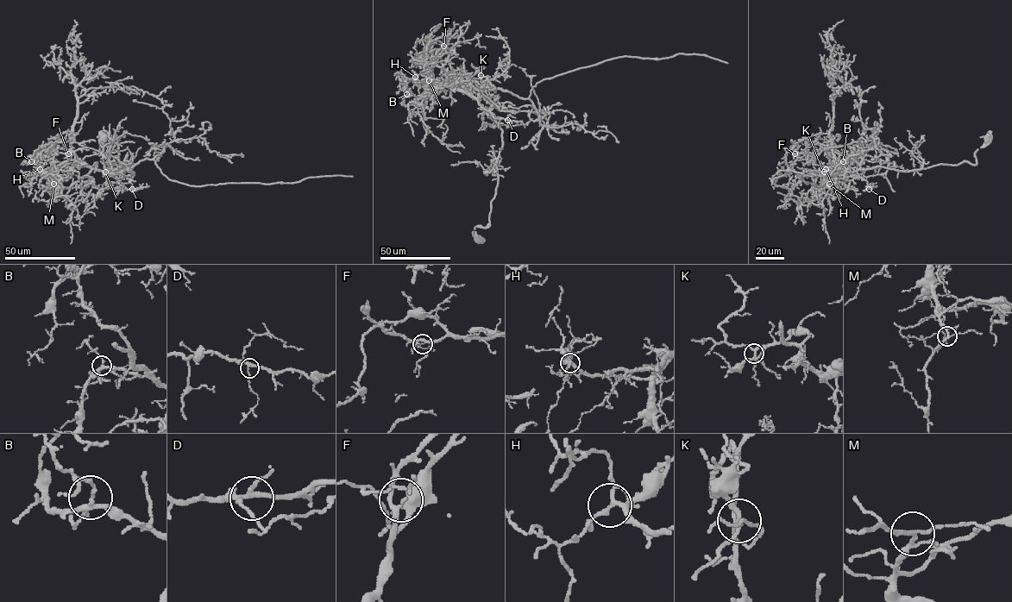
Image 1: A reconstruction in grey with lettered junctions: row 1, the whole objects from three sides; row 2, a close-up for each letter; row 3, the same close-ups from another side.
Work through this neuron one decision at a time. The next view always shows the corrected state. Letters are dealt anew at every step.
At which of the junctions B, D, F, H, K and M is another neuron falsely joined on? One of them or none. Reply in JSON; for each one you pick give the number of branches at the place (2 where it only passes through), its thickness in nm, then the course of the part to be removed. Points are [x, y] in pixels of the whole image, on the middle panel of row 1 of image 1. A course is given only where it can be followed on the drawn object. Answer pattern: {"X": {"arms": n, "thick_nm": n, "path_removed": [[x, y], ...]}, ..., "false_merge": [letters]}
{"F": {"arms": 4, "thick_nm": 140, "path_removed": [[443, 46], [416, 111], [449, 28]]}, "false_merge": ["F"]}

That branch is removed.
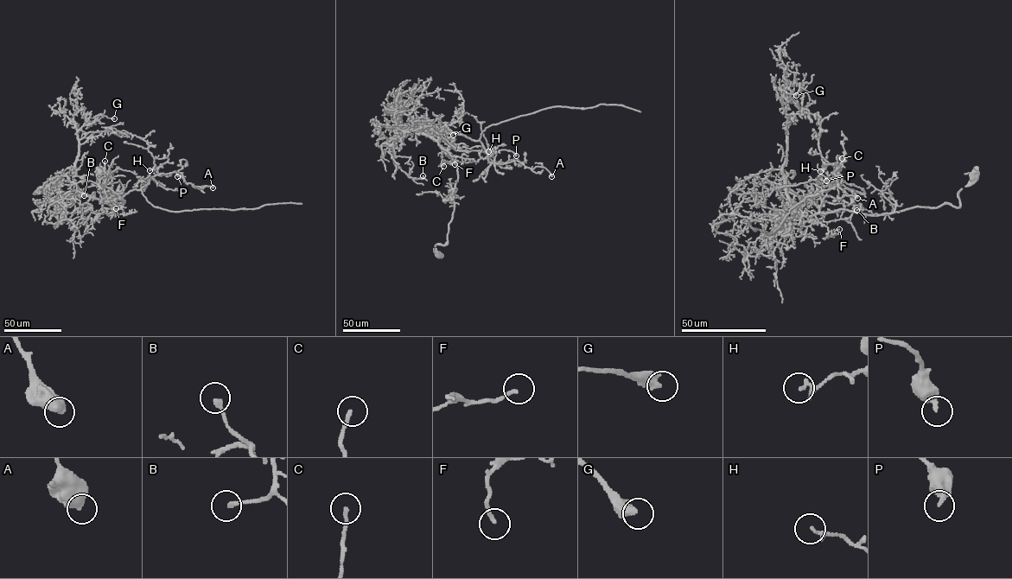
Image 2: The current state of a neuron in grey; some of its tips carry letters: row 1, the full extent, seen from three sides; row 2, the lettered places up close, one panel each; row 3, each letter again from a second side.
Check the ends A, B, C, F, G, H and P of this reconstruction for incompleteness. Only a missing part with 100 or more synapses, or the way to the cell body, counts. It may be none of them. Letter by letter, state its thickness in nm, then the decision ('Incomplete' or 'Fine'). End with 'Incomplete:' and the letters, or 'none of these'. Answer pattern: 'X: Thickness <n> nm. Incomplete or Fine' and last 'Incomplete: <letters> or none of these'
A: Thickness 600 nm. Fine
B: Thickness 190 nm. Fine
C: Thickness 180 nm. Fine
F: Thickness 160 nm. Fine
G: Thickness 480 nm. Fine
H: Thickness 140 nm. Fine
P: Thickness 360 nm. Fine
Incomplete: none of these

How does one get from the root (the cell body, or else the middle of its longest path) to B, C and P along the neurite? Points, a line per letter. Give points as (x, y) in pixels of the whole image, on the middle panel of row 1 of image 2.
B: (468, 138), (444, 131), (433, 139), (401, 128), (388, 141), (390, 153), (408, 175), (423, 175)
C: (468, 138), (457, 132), (442, 132), (437, 143), (446, 150), (441, 155), (443, 166)
P: (468, 138), (479, 140), (487, 157), (504, 149), (516, 155)

